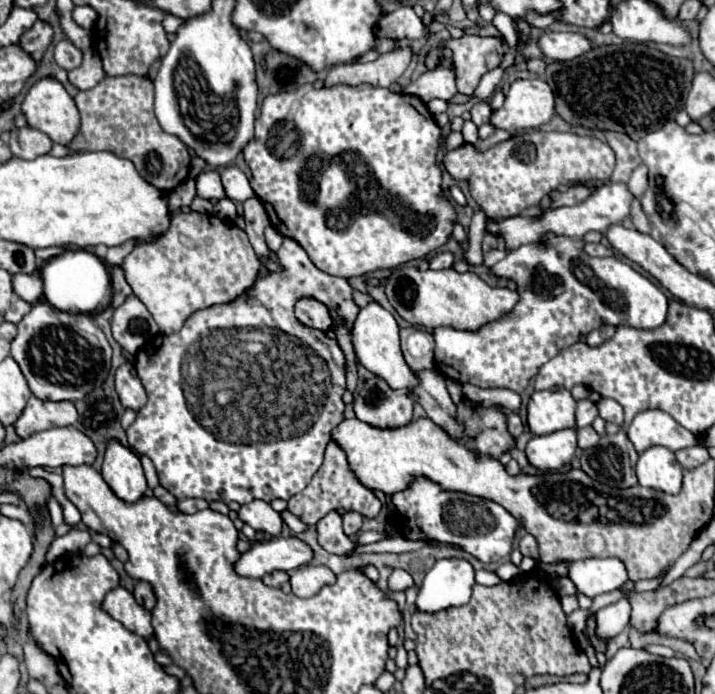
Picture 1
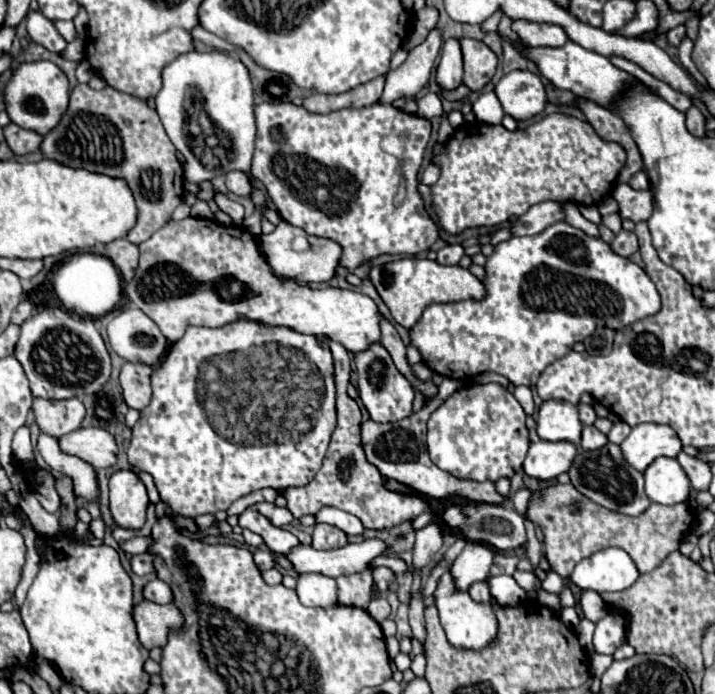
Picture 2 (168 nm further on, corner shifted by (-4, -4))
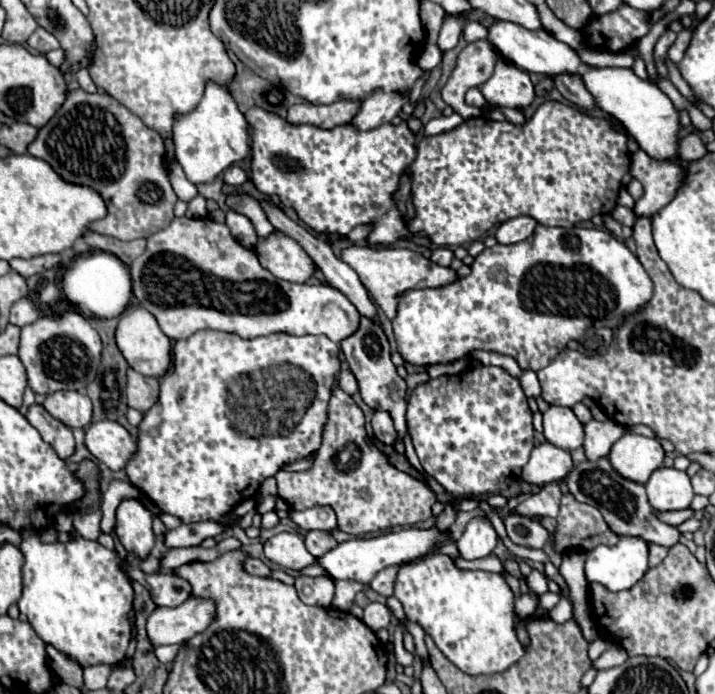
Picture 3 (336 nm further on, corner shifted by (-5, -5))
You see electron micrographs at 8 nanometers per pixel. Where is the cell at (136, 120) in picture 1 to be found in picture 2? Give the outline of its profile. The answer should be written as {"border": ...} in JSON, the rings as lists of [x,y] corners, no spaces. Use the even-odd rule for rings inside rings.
{"border":[[[79,83],[71,91],[69,109],[63,115],[63,121],[45,135],[41,151],[45,157],[67,167],[125,179],[131,185],[139,209],[139,221],[127,235],[135,245],[147,241],[161,229],[183,201],[183,165],[177,159],[177,149],[169,141],[157,111],[151,109],[145,99],[121,93],[113,87],[95,91],[89,85]]]}

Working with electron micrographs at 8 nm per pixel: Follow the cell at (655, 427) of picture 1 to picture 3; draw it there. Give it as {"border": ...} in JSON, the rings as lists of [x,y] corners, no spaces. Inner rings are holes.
{"border":[[[624,434],[610,450],[608,462],[626,480],[646,484],[652,470],[664,462],[664,448],[656,438]]]}

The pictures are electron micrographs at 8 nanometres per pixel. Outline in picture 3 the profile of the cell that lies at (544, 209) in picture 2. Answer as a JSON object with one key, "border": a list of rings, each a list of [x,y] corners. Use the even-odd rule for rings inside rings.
{"border":[[[518,216],[518,218],[512,218],[508,222],[504,222],[498,232],[496,232],[496,242],[498,244],[516,244],[516,242],[522,242],[526,240],[532,230],[536,228],[536,220],[534,218],[528,218],[528,216]]]}

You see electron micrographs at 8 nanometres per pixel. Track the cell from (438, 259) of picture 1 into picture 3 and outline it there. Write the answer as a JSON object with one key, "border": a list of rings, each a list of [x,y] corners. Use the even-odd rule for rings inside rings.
{"border":[[[434,248],[430,260],[440,264],[440,266],[450,266],[450,262],[454,260],[454,254],[452,254],[450,248]]]}

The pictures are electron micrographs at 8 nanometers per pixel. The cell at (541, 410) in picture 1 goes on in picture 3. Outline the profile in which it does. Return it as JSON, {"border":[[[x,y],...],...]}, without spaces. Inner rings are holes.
{"border":[[[550,406],[544,412],[544,436],[550,444],[570,452],[582,446],[584,430],[570,408]]]}

